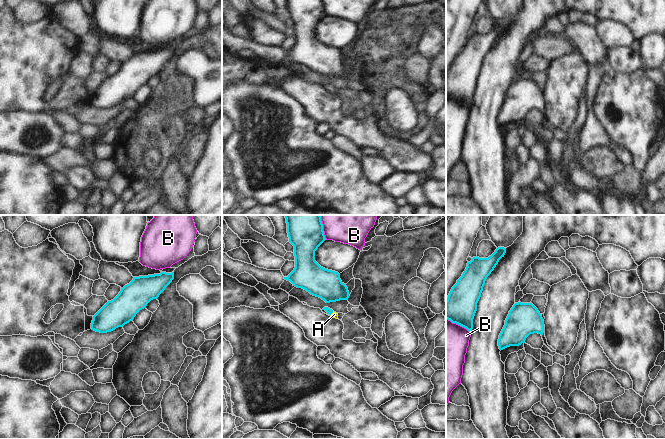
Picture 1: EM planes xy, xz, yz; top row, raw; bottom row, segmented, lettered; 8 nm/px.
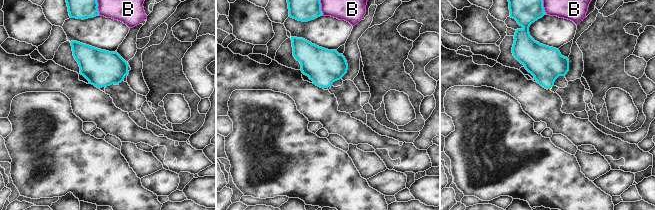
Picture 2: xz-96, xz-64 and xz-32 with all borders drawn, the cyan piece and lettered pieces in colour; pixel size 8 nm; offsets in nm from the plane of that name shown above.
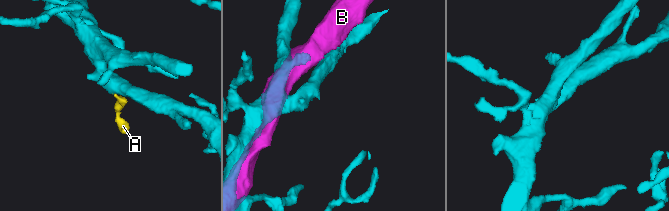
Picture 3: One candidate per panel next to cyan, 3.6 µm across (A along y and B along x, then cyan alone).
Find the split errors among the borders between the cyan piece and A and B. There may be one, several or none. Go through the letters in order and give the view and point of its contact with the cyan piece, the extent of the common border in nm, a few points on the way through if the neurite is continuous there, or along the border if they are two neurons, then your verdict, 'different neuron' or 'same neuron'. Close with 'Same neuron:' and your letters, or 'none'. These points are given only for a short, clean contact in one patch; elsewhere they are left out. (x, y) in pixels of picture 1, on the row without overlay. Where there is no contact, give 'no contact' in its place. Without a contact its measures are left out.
A: meets cyan in xz at (331, 89); contact 40 nm long; runs through xz (329, 87), (331, 89), (334, 90); same neuron
B: meets cyan in xz at (323, 8); contact 130 nm long; different neuron
Same neuron: A

